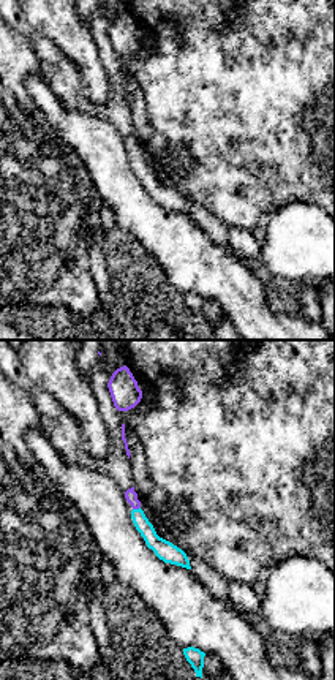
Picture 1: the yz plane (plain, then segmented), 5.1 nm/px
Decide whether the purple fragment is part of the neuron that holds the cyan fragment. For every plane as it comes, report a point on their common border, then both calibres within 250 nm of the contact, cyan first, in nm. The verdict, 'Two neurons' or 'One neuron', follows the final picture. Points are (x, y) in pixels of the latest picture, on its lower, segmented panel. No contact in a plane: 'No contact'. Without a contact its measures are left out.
Touches cyan at (136, 510). Thickness 100 nm (cyan) against 60 nm

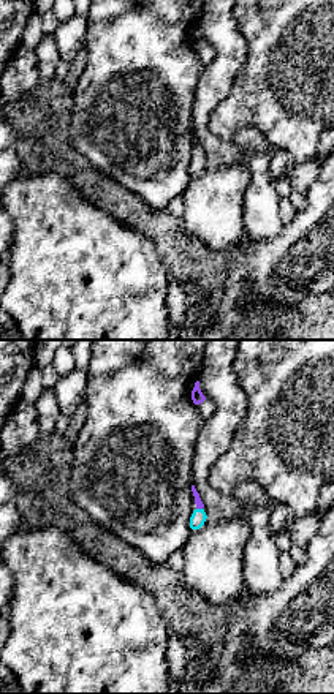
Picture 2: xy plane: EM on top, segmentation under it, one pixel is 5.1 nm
Touches cyan at (200, 509). Thickness 80 nm (cyan) against 40 nm

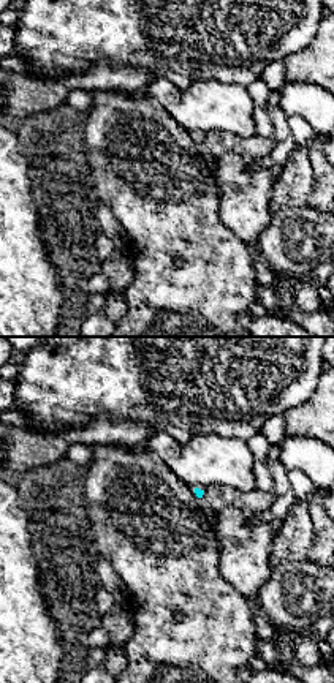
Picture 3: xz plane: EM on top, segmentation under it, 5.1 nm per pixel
No contact

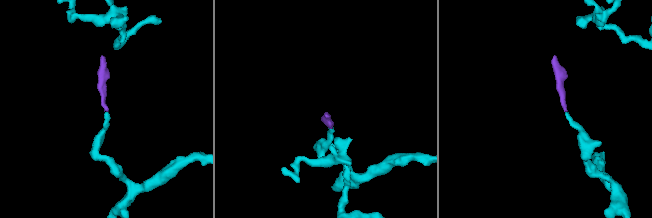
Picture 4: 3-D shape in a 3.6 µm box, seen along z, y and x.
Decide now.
One neuron

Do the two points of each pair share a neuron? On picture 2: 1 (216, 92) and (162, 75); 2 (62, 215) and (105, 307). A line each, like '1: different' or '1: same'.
1: different
2: same

